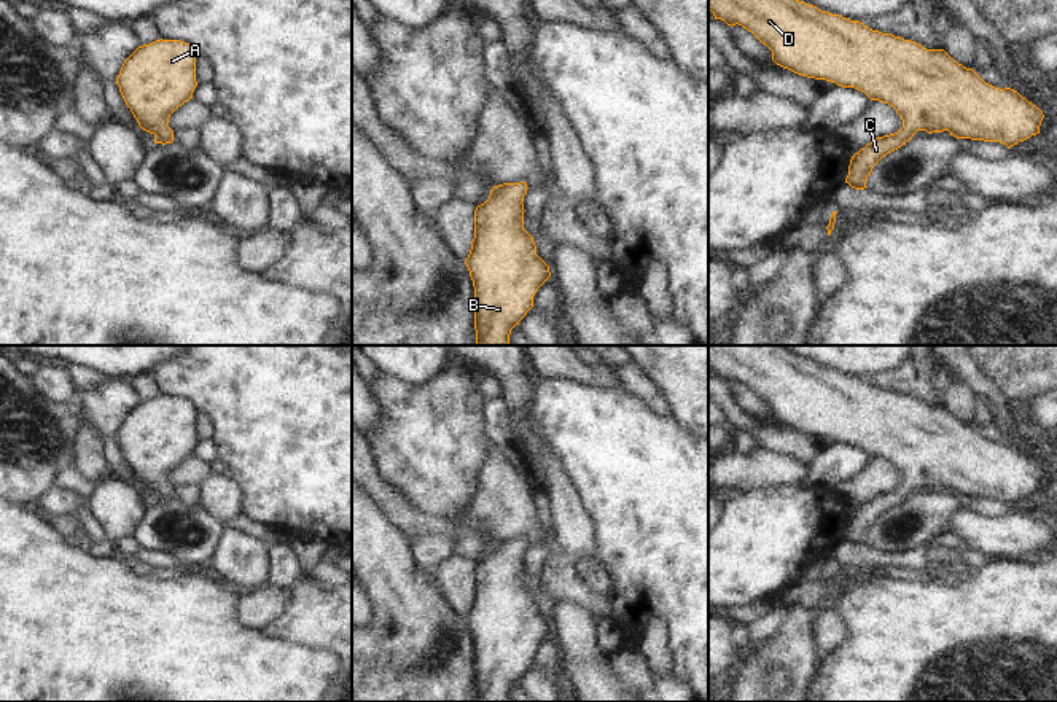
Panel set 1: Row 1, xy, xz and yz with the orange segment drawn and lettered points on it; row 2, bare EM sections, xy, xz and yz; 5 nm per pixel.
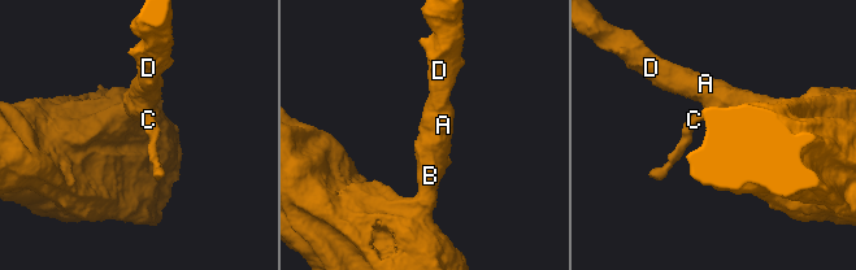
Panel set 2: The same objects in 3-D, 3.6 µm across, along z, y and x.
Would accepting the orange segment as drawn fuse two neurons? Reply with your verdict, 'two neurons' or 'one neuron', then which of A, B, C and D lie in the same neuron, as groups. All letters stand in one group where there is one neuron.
one neuron; A B C D

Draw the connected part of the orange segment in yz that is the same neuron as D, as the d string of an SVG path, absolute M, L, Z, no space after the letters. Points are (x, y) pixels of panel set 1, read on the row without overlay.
M708 345L708 366L715 376L727 382L742 382L772 408L772 417L798 431L826 436L842 444L855 444L871 457L888 460L903 476L903 484L890 492L877 493L850 516L845 540L864 546L874 522L888 509L906 501L917 487L928 490L949 487L957 495L1000 498L1008 505L1039 490L1043 468L1011 444L995 444L985 439L973 425L954 417L944 406L926 406L922 401L872 387L860 377L821 368L813 361L799 358L782 345Z

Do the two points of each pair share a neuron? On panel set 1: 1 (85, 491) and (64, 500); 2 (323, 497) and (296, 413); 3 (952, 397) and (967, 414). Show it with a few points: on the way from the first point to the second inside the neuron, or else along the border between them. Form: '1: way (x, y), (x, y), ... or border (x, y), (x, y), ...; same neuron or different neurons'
1: border (53, 484), (70, 489), (80, 499), (75, 511); different neurons
2: way (323, 476), (323, 444), (312, 433); same neuron
3: way (957, 401), (965, 409); same neuron

